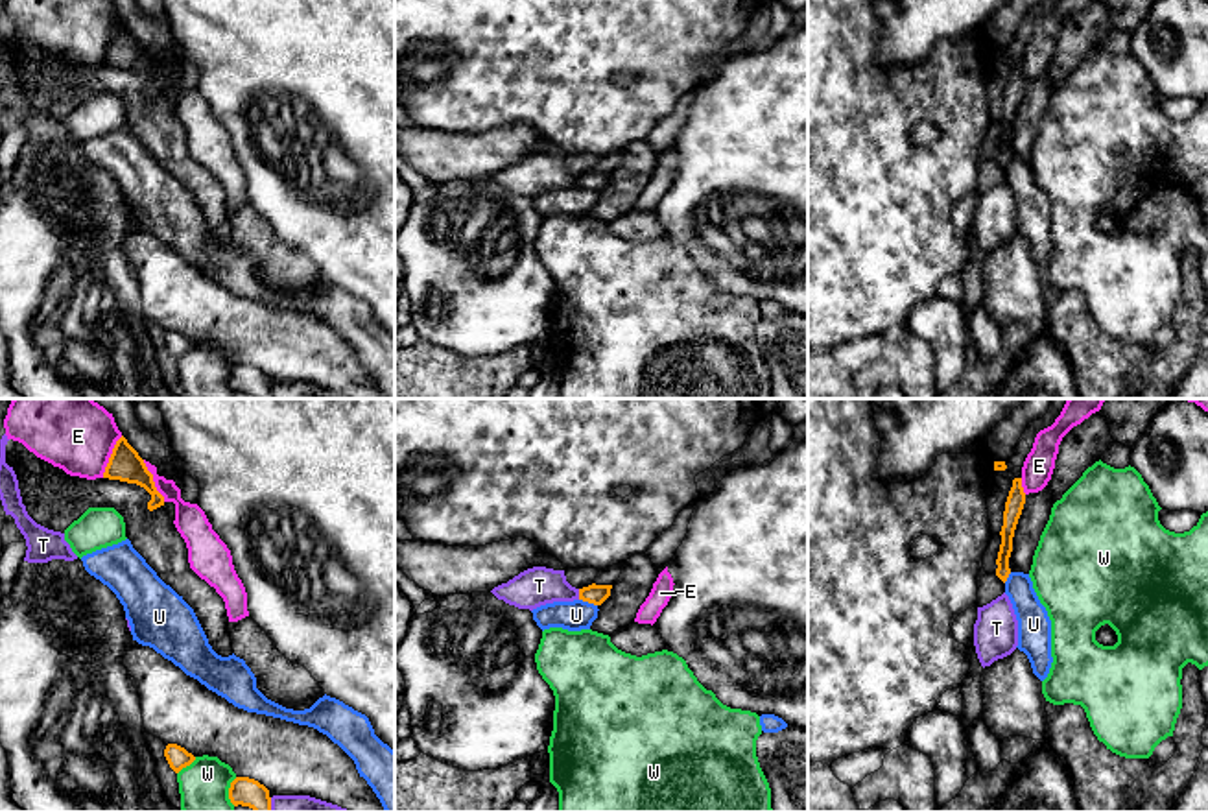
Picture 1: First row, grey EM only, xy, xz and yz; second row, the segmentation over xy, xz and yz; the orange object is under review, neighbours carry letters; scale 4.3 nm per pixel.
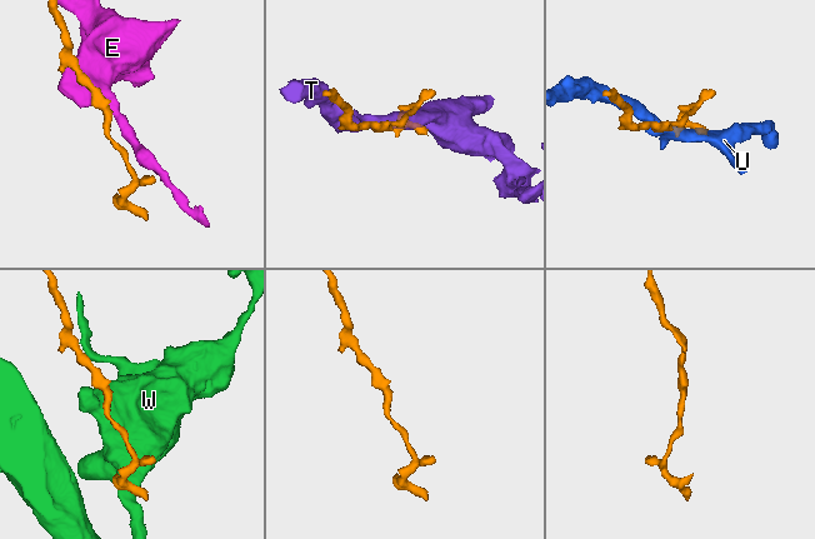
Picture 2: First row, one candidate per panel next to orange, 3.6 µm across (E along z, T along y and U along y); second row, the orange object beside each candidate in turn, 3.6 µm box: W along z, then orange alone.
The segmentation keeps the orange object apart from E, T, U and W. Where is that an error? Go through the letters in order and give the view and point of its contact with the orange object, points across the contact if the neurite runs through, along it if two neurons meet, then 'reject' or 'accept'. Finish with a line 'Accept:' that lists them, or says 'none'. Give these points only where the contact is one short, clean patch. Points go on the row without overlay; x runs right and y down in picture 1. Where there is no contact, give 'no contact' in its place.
E: contact xy (111, 43); reject
T: contact xz (580, 181); reject
U: contact xz (589, 189); reject
W: contact xy (187, 351); border xy (196, 344), (177, 360); reject
Accept: none

